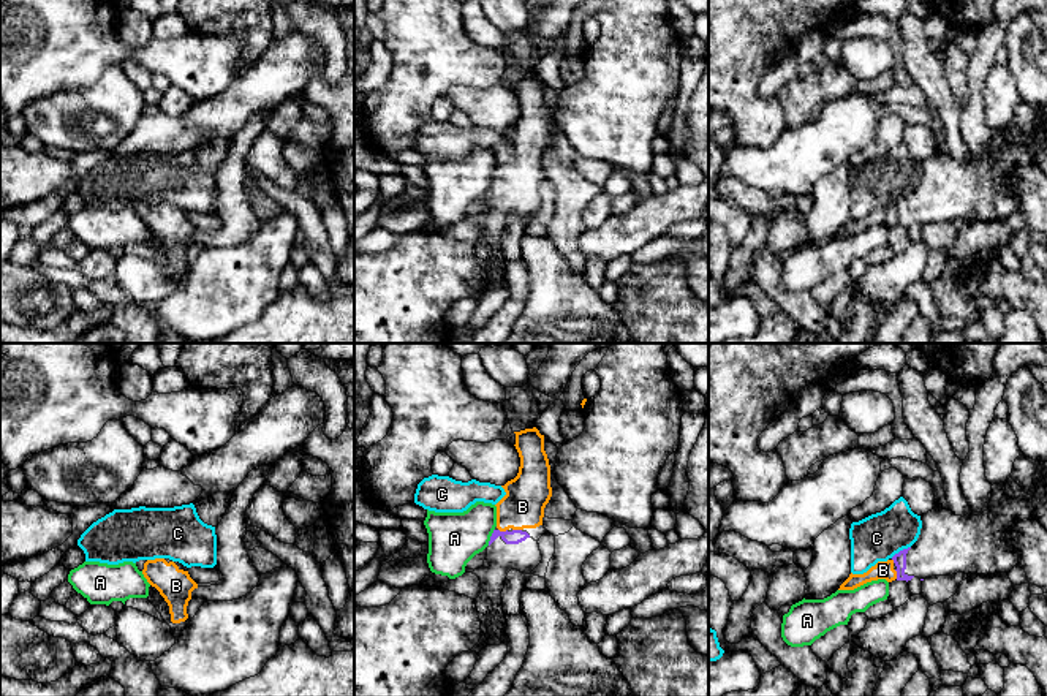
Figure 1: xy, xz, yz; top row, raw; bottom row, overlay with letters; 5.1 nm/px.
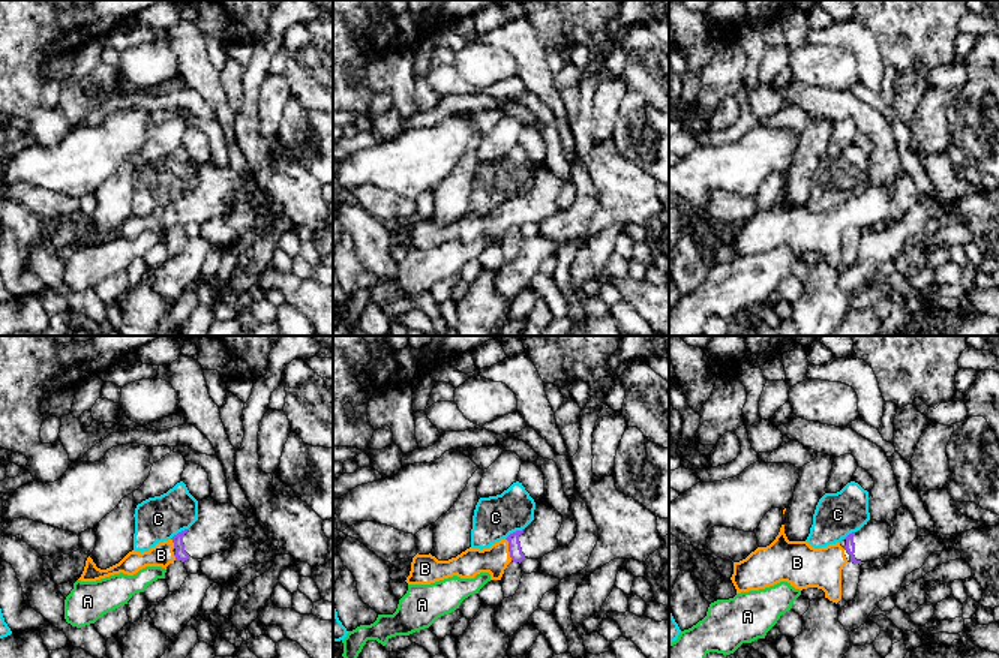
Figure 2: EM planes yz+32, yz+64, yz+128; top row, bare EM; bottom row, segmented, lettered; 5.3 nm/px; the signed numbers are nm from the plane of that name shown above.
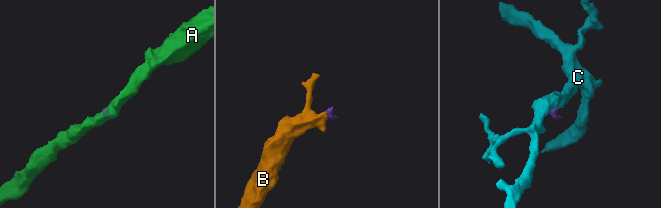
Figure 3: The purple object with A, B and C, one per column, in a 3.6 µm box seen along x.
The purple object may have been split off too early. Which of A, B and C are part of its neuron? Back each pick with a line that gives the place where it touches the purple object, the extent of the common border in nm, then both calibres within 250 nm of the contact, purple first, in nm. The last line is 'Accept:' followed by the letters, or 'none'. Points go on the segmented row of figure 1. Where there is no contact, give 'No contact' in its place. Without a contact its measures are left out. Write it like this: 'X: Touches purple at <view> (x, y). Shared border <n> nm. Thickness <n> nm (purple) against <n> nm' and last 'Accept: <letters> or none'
B: Touches purple at xz (503, 532). Shared border 50 nm. Thickness 70 nm (purple) against 220 nm
Accept: B

